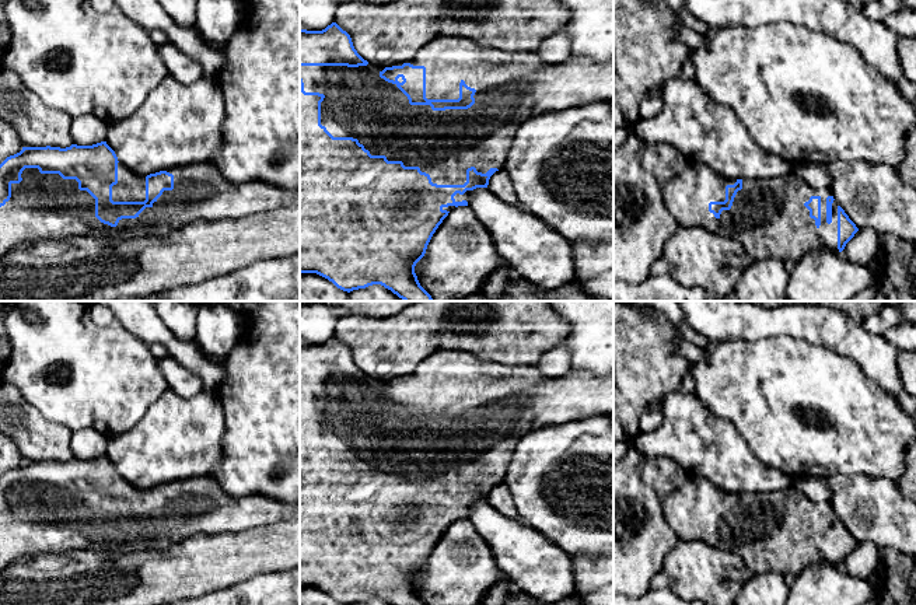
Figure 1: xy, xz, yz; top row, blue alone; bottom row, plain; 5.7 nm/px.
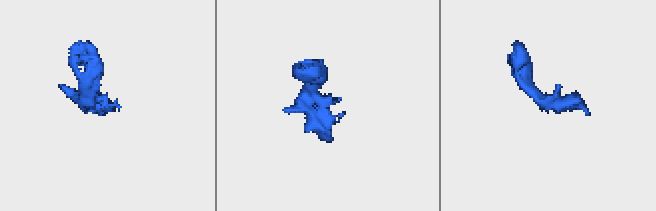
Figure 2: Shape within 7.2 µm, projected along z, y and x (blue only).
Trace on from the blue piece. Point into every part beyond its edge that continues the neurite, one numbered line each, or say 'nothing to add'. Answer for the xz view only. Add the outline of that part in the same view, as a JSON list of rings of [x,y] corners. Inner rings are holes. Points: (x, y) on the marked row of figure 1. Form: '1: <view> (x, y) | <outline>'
1: xz (510, 87) | [[[438,36],[431,39],[409,62],[413,66],[426,67],[426,98],[427,99],[458,99],[459,98],[459,83],[464,80],[471,88],[475,88],[473,95],[475,104],[468,109],[445,109],[433,111],[430,105],[410,105],[408,97],[396,87],[396,84],[388,83],[380,77],[380,73],[385,69],[368,63],[367,66],[347,67],[347,66],[300,66],[300,77],[304,83],[305,92],[319,92],[325,98],[321,102],[321,125],[333,137],[353,137],[357,139],[371,155],[385,155],[388,161],[402,161],[405,167],[419,167],[422,172],[430,175],[431,182],[437,185],[464,185],[466,182],[466,169],[475,167],[478,172],[486,174],[490,168],[503,169],[510,147],[513,144],[514,136],[518,126],[528,118],[539,115],[548,111],[563,111],[566,108],[578,106],[597,99],[613,101],[613,63],[597,63],[585,56],[571,55],[567,60],[562,63],[548,63],[542,60],[536,53],[510,53],[499,49],[486,46],[482,42],[476,42],[466,36]]]

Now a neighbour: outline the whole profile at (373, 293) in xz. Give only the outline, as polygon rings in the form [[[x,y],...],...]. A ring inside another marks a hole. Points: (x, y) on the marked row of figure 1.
[[[373,284],[366,288],[349,293],[347,301],[405,301],[381,284]]]

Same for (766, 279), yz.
[[[782,259],[751,260],[738,279],[734,301],[791,301],[787,297],[790,269]]]

